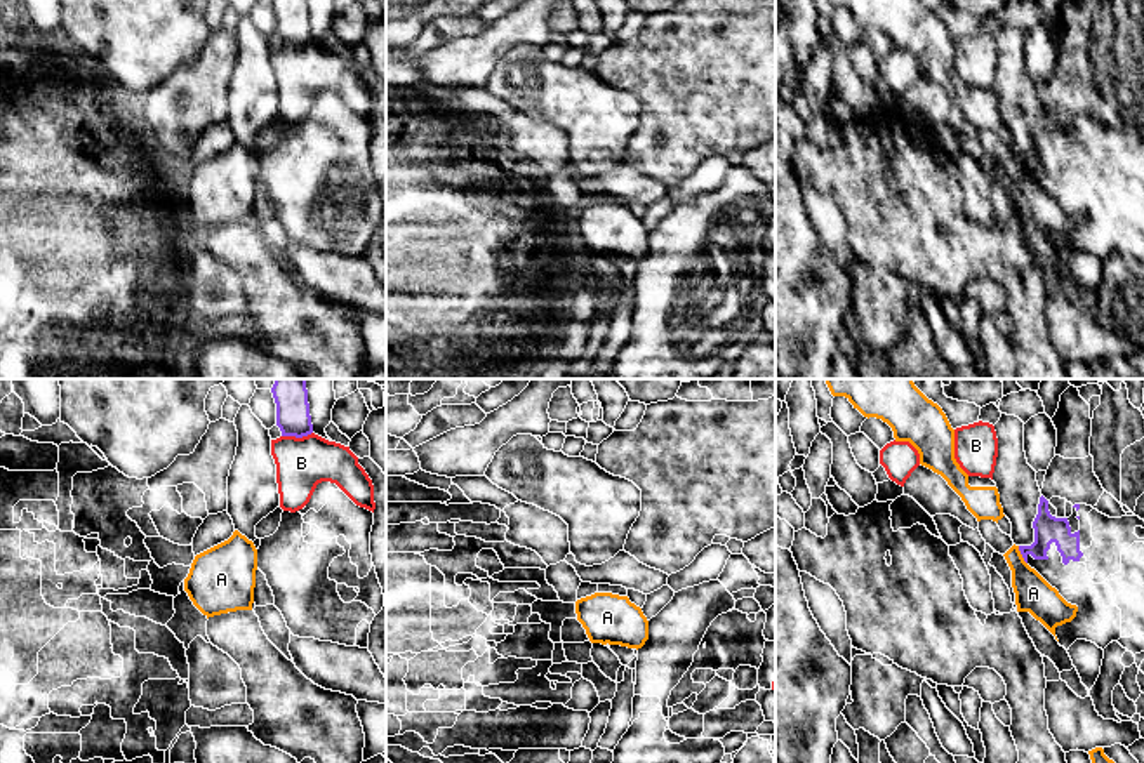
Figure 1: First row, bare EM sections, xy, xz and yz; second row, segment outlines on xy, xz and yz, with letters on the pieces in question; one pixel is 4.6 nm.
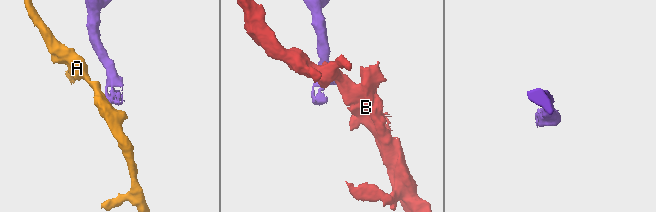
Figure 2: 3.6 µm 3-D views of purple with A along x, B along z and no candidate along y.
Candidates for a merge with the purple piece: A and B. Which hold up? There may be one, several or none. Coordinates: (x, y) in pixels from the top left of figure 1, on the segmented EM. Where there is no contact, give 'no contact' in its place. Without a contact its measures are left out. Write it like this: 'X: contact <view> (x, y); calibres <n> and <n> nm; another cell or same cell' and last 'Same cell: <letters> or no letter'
A: contact yz (1021, 553); calibres 130 and 170 nm; another cell
B: contact xy (296, 437); calibres 160 and 240 nm; another cell
Same cell: no letter

